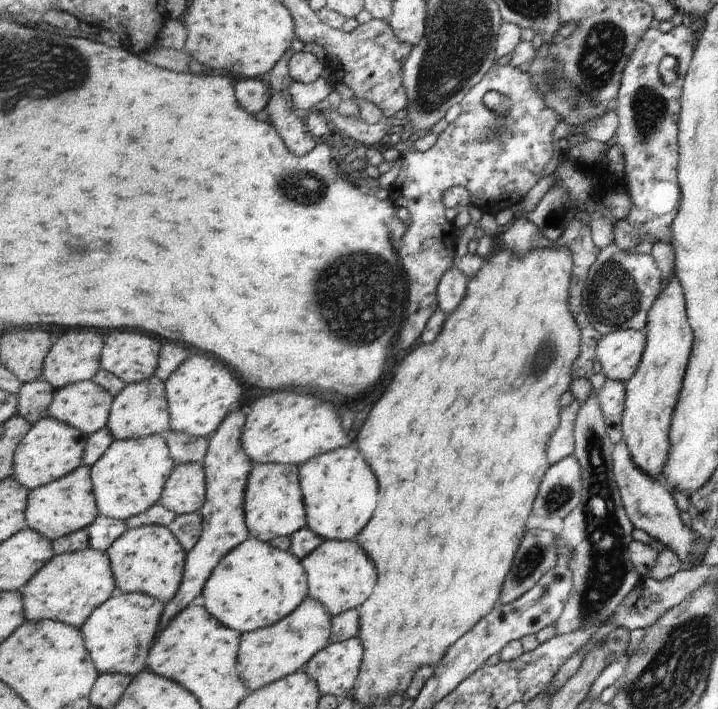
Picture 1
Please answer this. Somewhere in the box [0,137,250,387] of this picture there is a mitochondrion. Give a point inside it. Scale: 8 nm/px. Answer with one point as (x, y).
(76, 248)

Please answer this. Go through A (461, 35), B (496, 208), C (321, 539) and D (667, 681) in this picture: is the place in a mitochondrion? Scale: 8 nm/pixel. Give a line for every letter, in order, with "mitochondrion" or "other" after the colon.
A: mitochondrion
B: other
C: other
D: mitochondrion

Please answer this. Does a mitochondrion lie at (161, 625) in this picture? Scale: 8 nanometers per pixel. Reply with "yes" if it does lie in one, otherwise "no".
no

